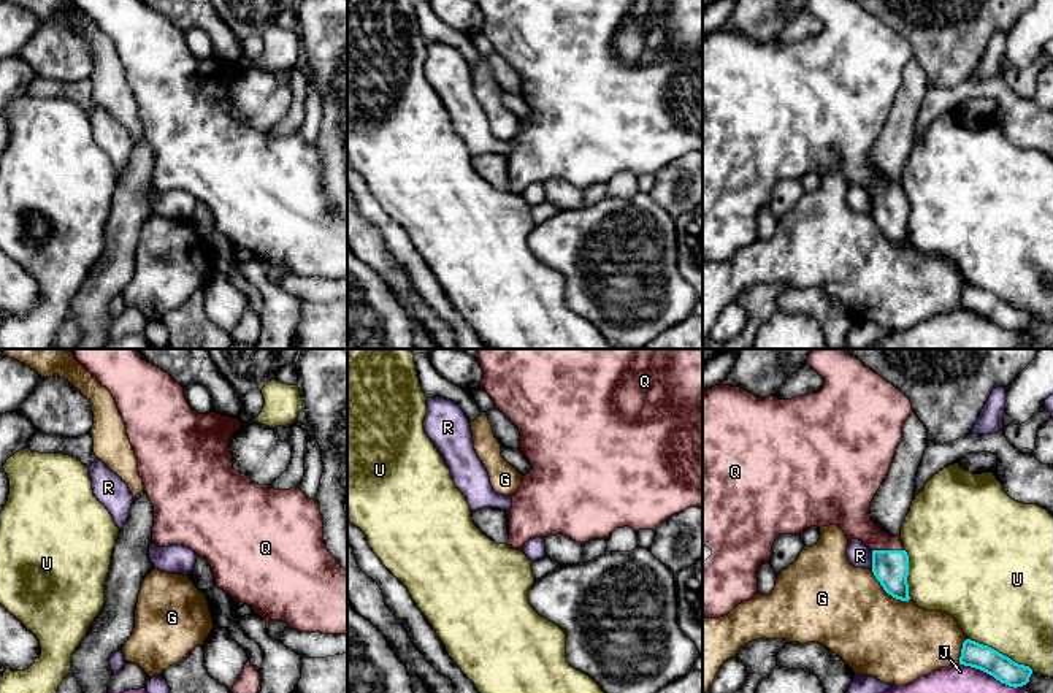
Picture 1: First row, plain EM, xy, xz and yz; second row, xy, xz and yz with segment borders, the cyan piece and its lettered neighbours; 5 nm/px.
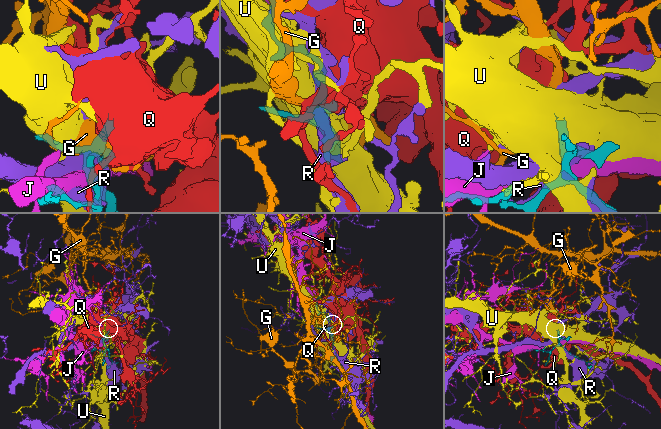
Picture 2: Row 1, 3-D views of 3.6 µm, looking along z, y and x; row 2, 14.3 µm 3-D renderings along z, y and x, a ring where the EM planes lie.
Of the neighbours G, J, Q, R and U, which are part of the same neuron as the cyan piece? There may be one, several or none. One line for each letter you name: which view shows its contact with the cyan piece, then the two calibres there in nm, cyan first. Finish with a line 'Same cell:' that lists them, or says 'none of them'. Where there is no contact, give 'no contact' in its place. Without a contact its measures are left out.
Q: yz | 180/170 nm
Same cell: Q

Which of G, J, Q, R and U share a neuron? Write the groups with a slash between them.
G / J / Q / R / U

